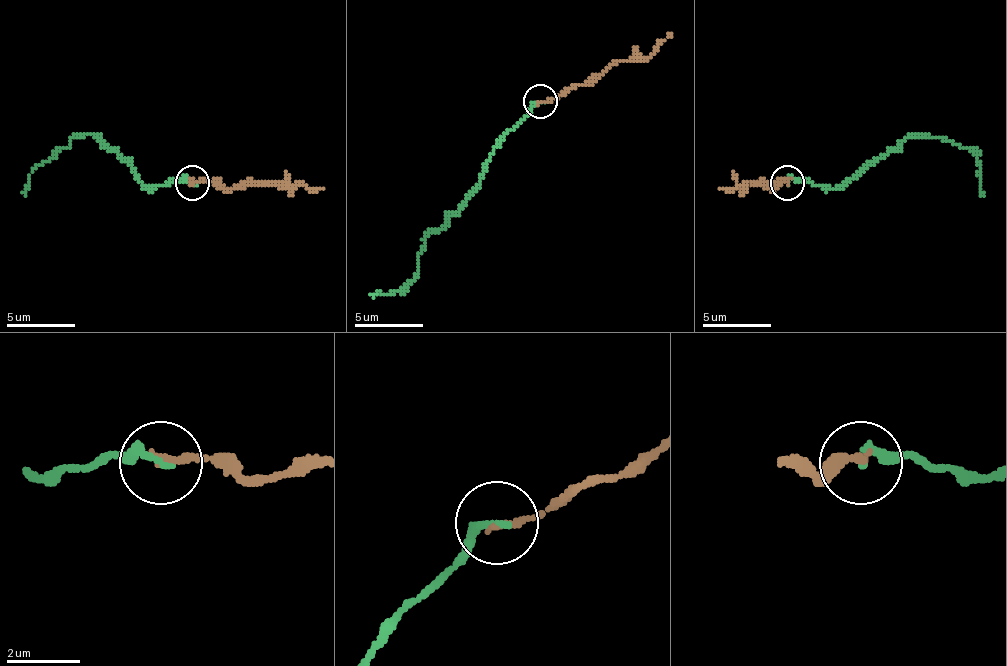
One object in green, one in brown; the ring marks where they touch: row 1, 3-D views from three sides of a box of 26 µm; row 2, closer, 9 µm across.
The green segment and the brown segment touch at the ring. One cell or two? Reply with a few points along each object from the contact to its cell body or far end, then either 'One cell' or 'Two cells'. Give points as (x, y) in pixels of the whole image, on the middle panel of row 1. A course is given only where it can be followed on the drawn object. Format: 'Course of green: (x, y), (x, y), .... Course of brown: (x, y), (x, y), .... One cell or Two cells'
Course of green: (541, 102), (497, 147), (469, 198), (428, 236), (411, 280), (373, 297). Course of brown: (541, 102), (586, 85), (620, 61), (644, 61), (671, 33). One cell

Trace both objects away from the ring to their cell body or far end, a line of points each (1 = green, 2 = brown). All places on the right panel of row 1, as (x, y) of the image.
1: (788, 182), (809, 178), (833, 189), (884, 158), (908, 137), (922, 134), (966, 147), (980, 175), (983, 195)
2: (788, 182), (771, 189), (747, 185), (719, 189)

